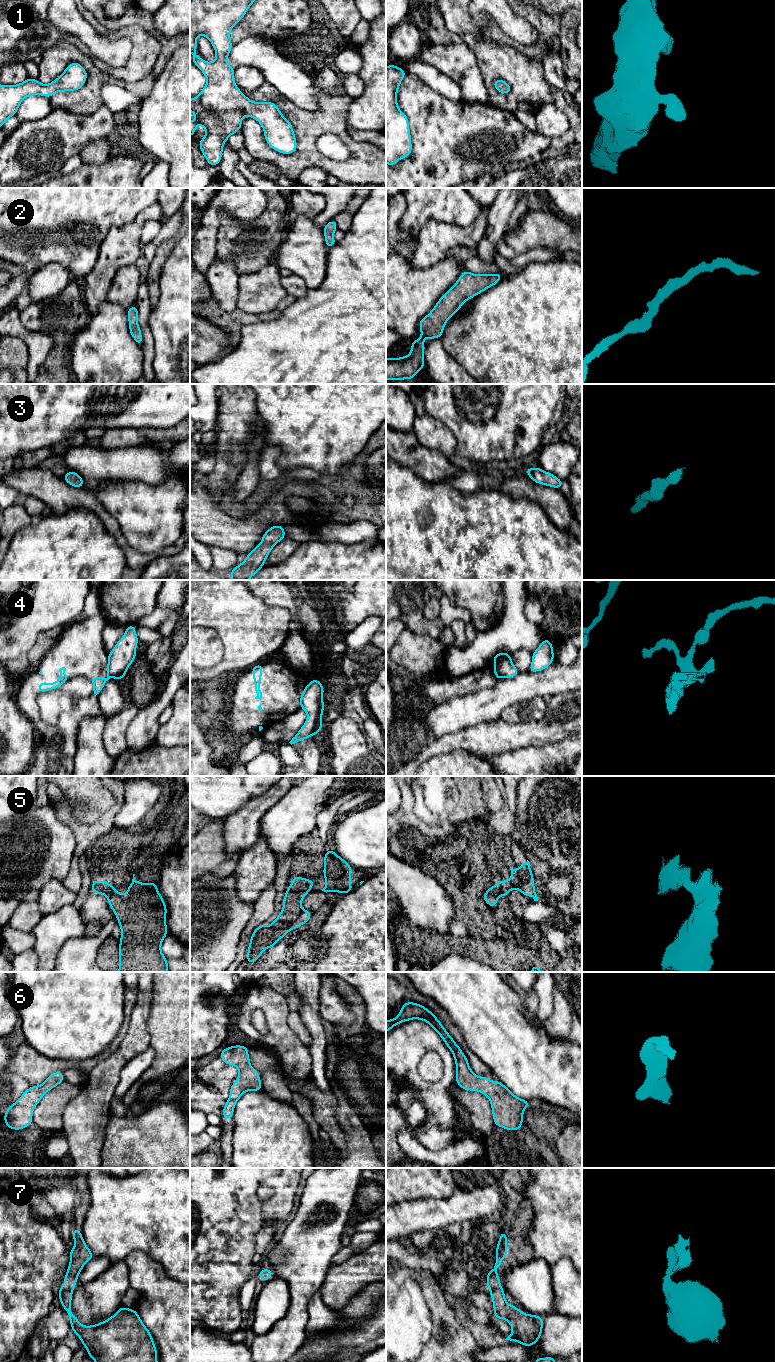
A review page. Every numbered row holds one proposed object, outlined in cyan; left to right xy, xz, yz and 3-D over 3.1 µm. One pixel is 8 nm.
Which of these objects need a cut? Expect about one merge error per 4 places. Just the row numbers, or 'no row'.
4

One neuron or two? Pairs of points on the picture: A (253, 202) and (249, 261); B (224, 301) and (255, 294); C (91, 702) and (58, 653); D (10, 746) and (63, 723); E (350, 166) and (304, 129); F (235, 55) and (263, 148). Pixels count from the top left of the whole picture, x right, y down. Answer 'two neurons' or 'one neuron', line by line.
A: two neurons
B: two neurons
C: one neuron
D: two neurons
E: one neuron
F: two neurons

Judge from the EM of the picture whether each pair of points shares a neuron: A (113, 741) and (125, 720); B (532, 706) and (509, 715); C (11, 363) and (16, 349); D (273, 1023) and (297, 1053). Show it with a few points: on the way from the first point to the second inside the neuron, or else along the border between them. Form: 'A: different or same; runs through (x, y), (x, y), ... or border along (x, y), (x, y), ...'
A: same; runs through (114, 736), (115, 730), (120, 725)
B: same; runs through (526, 711), (515, 714)
C: same; runs through (11, 360), (13, 352)
D: same; runs through (278, 1030), (279, 1035), (290, 1046)

